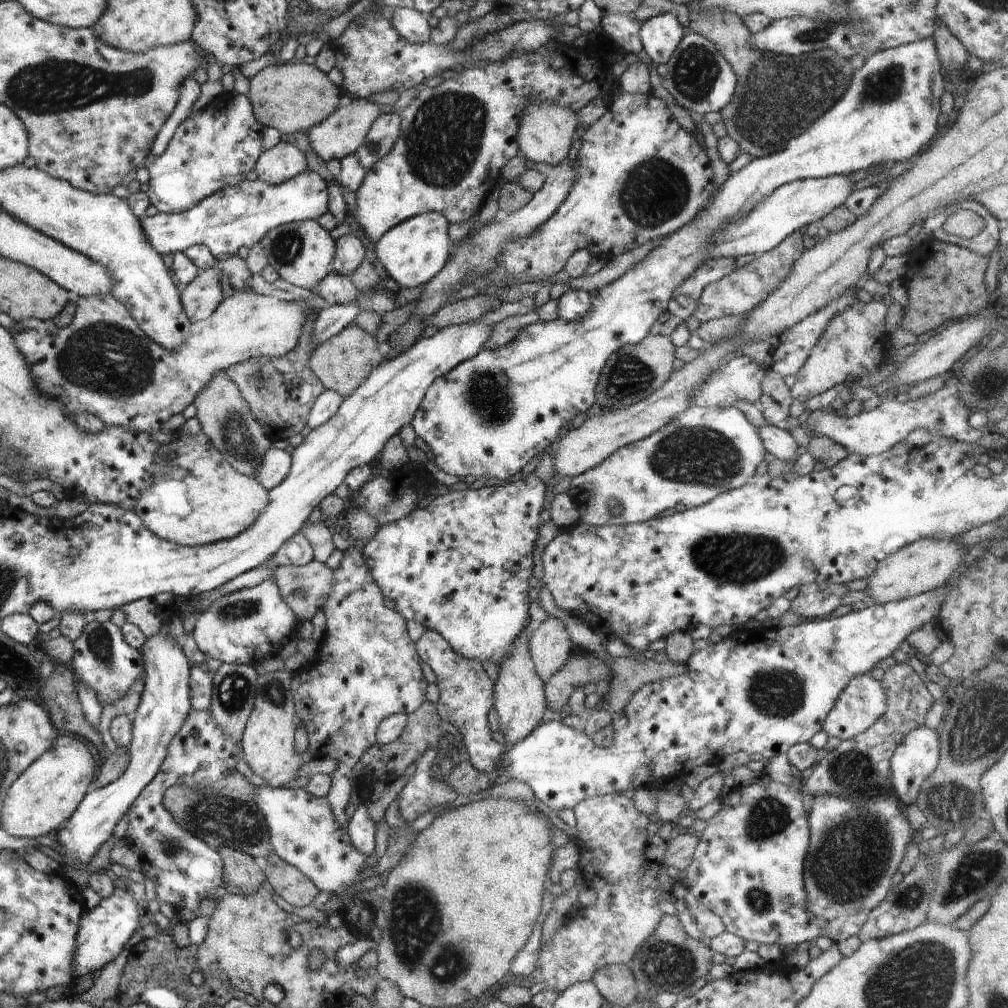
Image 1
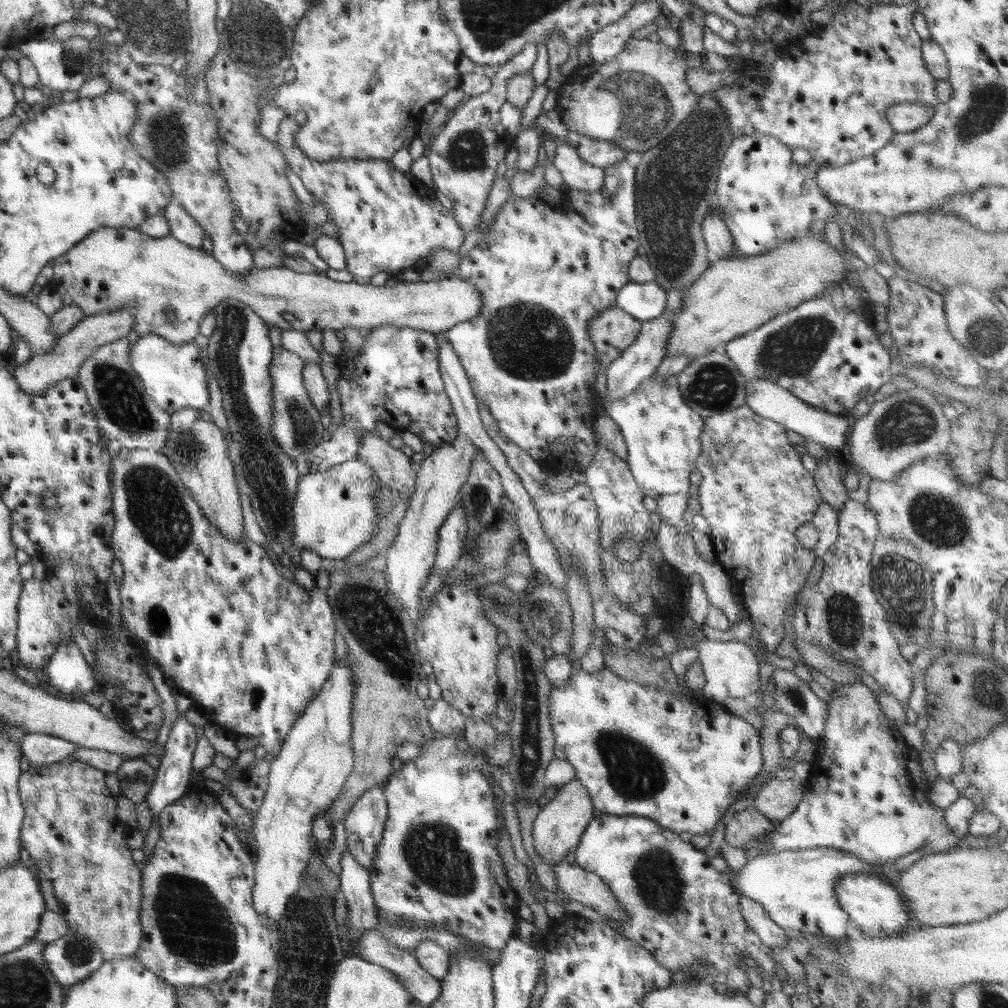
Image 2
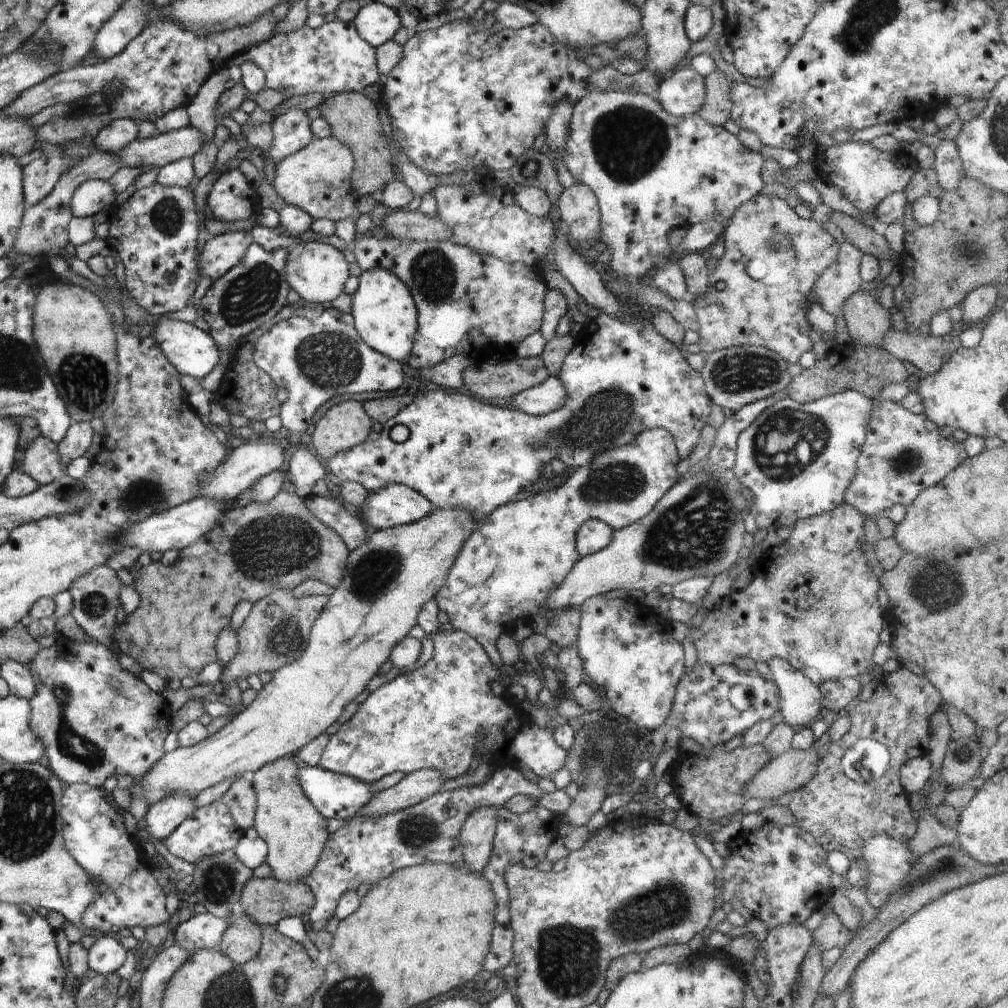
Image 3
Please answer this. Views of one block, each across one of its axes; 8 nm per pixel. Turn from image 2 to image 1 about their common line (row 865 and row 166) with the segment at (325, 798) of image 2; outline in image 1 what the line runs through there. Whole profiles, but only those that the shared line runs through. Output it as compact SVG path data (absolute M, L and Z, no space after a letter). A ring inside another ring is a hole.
M281 140L258 157L255 169L257 178L262 182L277 185L309 168L302 151L297 146Z

